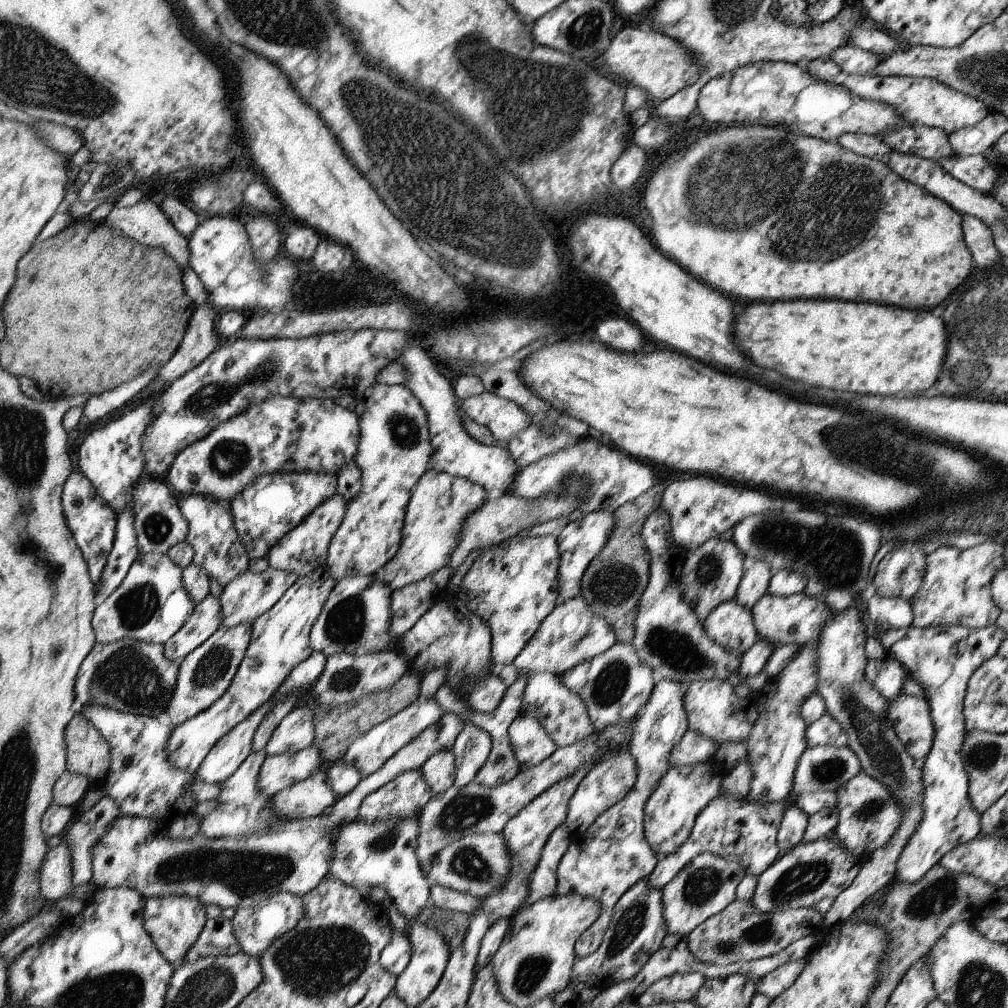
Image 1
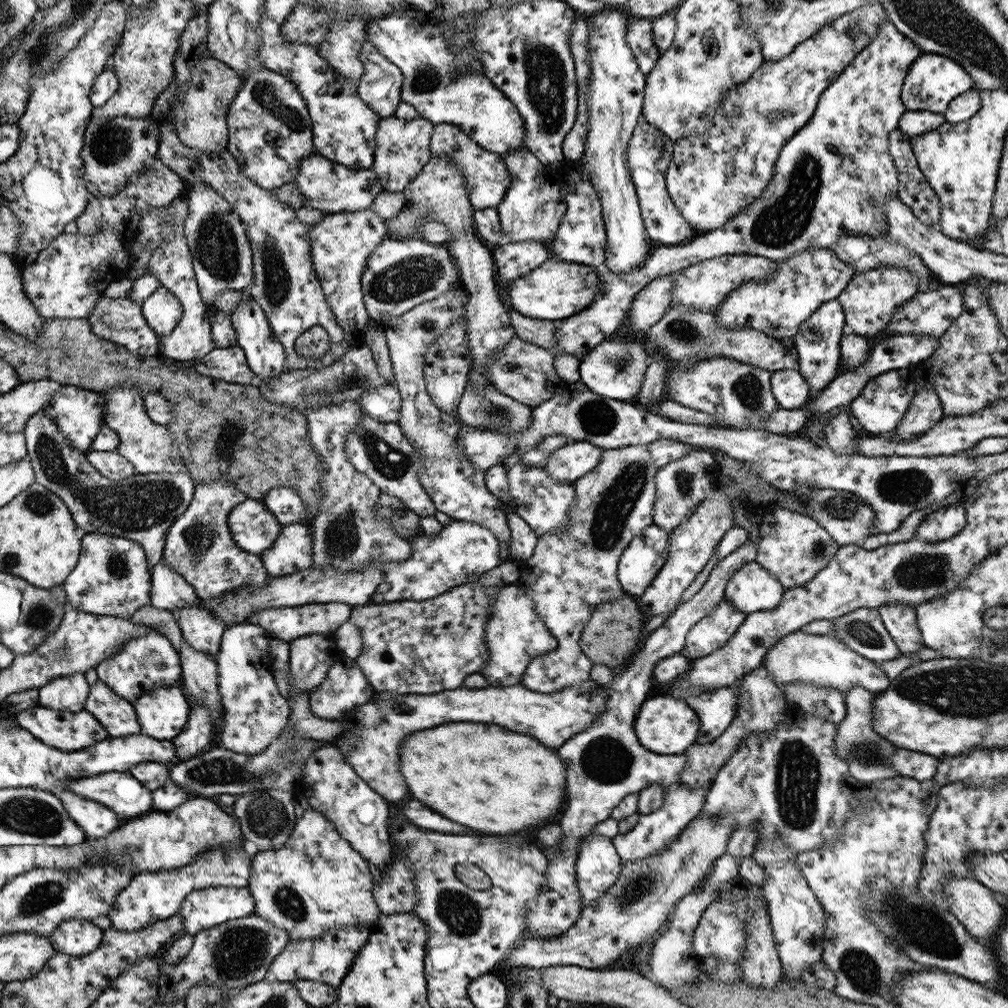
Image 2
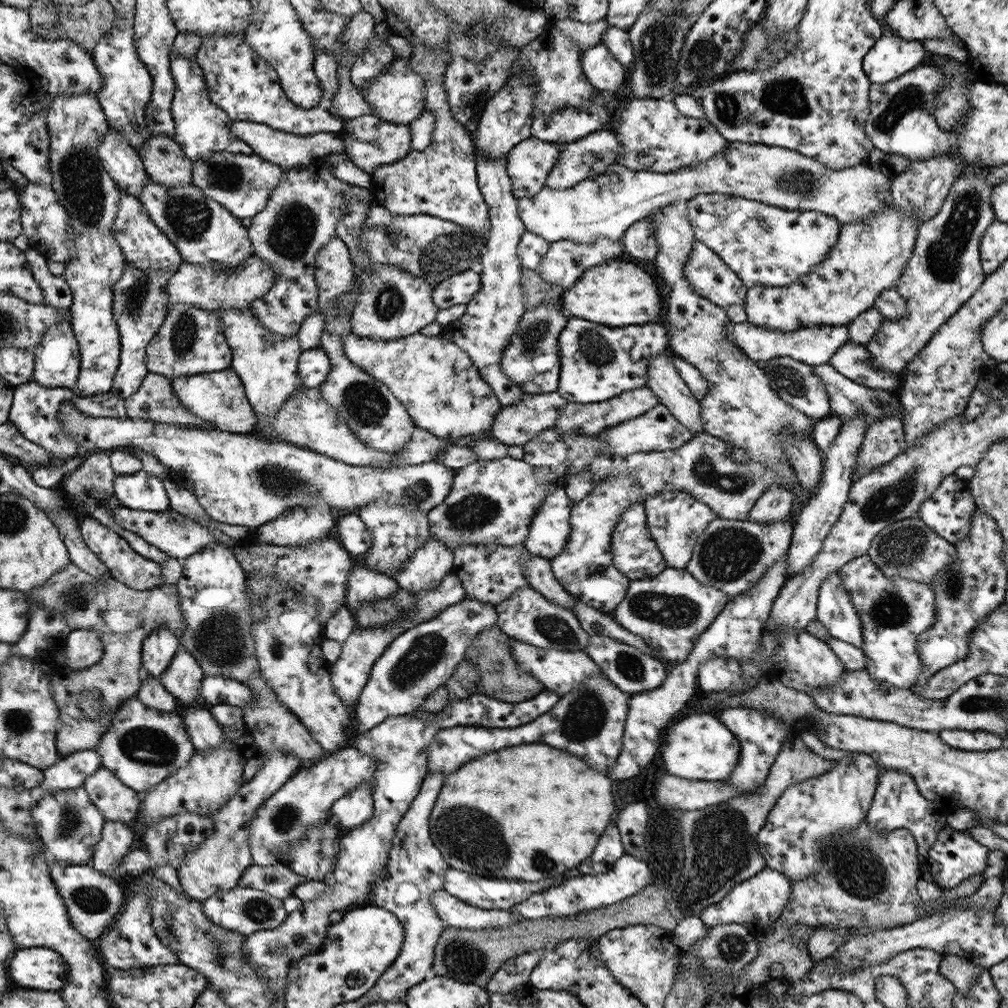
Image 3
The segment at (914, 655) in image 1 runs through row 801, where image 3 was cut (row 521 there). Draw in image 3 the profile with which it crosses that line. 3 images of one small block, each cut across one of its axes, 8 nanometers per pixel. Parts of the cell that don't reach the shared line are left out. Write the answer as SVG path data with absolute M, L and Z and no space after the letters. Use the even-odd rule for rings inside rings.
M948 475L937 489L926 499L920 509L918 517L928 525L938 536L945 538L948 542L956 544L970 532L971 519L975 512L974 497L972 497L969 482L960 479L957 475Z

